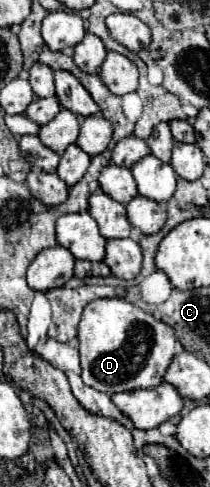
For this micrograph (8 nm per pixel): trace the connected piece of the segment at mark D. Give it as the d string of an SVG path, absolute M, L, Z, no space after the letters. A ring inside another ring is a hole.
M113 297L91 301L79 321L79 353L83 383L105 393L149 389L163 381L169 361L175 355L175 331L133 303Z

